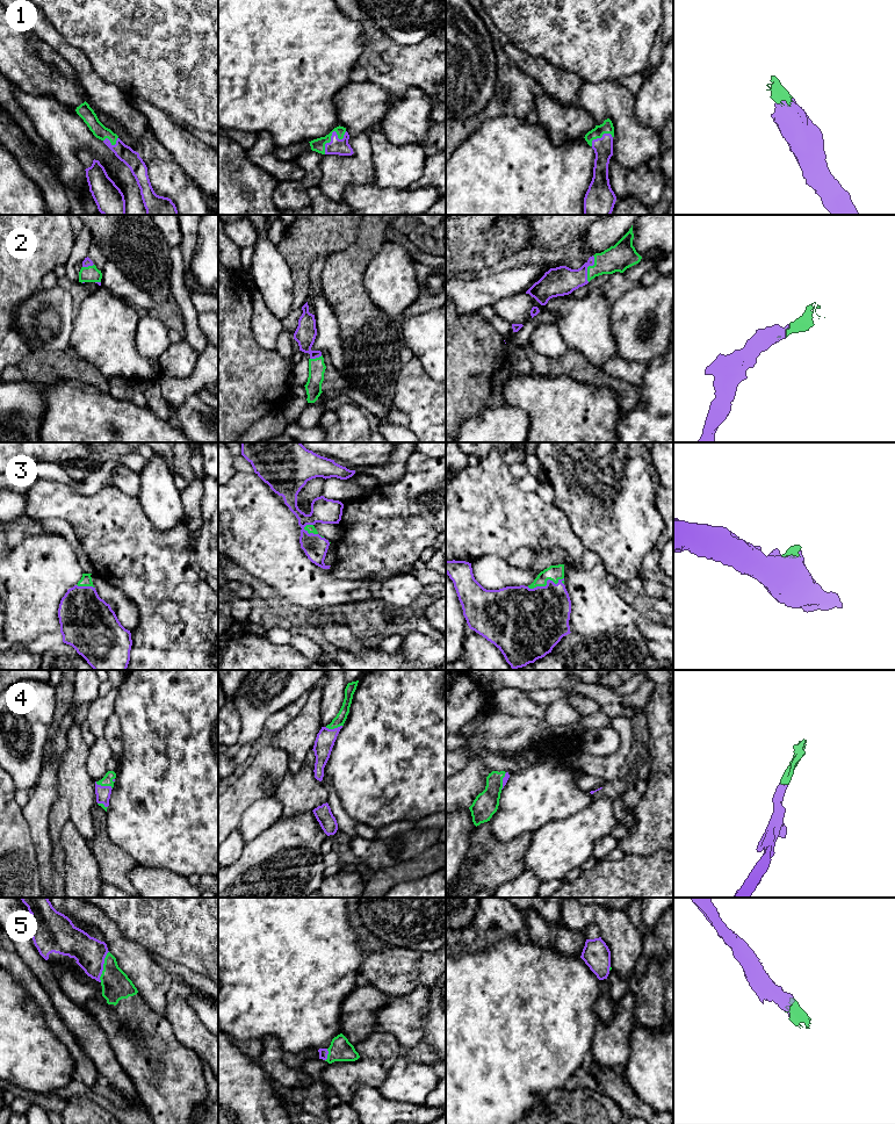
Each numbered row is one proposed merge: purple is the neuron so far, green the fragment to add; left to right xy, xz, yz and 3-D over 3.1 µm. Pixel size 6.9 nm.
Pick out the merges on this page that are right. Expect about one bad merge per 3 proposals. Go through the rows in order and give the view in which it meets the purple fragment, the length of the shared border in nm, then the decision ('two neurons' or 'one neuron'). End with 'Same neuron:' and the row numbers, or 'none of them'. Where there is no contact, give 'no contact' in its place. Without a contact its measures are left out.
1: xz | 220 nm | one neuron
2: yz | 190 nm | one neuron
3: yz | 260 nm | one neuron
4: xy | 130 nm | one neuron
5: xy | 220 nm | one neuron
Same neuron: 1, 2, 3, 4, 5

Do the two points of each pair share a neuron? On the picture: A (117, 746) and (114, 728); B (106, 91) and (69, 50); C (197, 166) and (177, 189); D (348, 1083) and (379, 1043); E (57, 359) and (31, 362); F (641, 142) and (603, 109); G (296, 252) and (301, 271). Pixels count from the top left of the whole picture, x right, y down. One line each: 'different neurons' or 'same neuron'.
A: same neuron
B: same neuron
C: different neurons
D: same neuron
E: same neuron
F: same neuron
G: same neuron

